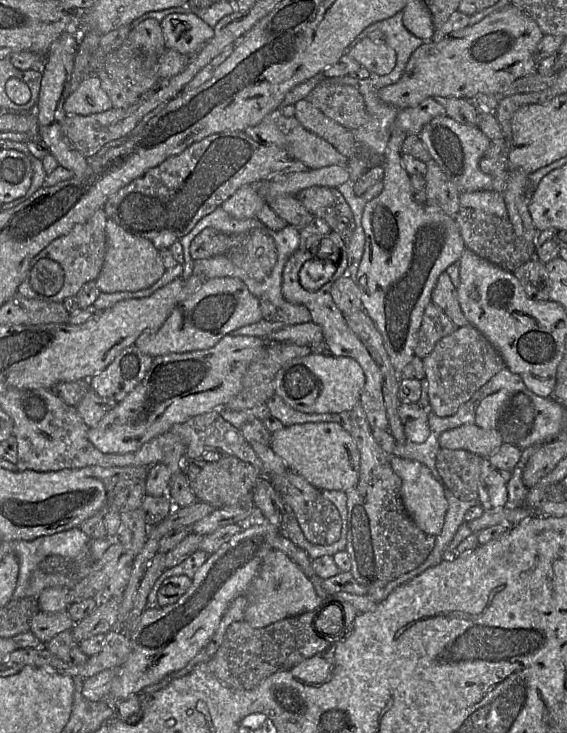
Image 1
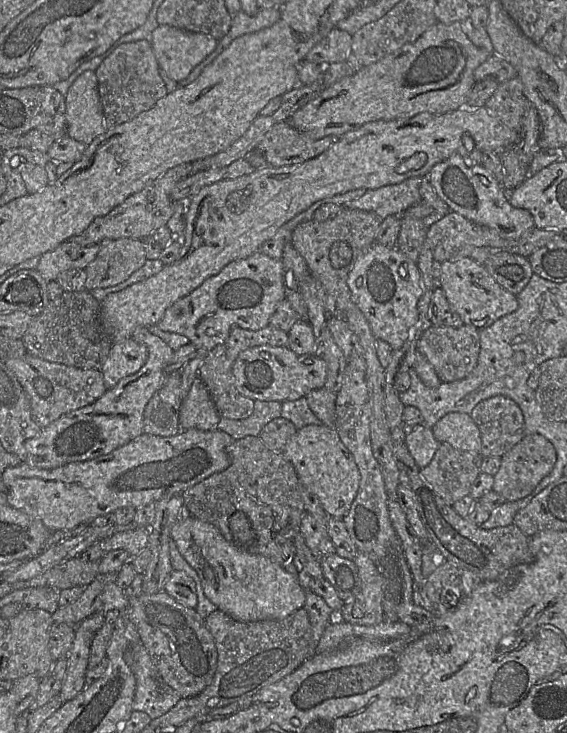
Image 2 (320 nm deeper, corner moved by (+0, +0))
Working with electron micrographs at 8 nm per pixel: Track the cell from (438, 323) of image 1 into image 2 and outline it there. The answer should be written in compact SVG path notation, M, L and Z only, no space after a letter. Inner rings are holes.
M430 326L424 331L419 342L418 352L434 367L441 382L454 382L467 377L476 367L480 353L480 331L474 326L461 327Z

